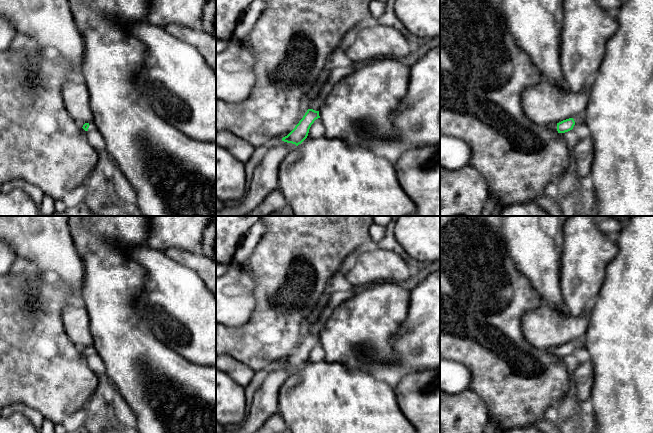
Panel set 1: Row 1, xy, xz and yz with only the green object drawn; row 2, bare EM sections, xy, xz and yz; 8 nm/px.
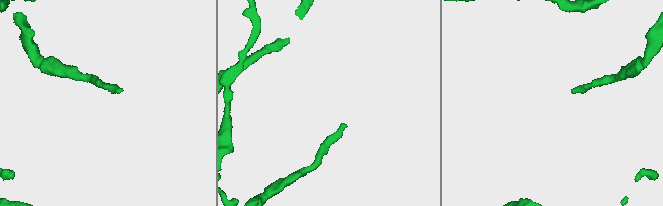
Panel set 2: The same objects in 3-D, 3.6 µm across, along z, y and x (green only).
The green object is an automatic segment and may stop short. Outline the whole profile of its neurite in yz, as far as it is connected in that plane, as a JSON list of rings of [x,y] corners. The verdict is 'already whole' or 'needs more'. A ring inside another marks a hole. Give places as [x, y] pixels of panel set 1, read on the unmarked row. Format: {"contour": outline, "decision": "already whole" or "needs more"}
{"contour": [[[569,342],[569,343],[559,346],[559,347],[550,348],[550,349],[548,349],[548,351],[550,353],[556,355],[557,357],[565,357],[565,356],[572,354],[574,349],[575,349],[574,343]]], "decision": "needs more"}

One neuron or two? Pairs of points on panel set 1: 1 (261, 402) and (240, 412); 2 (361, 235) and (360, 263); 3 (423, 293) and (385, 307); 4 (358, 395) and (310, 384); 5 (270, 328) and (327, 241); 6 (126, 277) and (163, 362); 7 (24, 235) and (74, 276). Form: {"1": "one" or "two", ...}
{"1": "two", "2": "two", "3": "two", "4": "one", "5": "one", "6": "one", "7": "one"}

